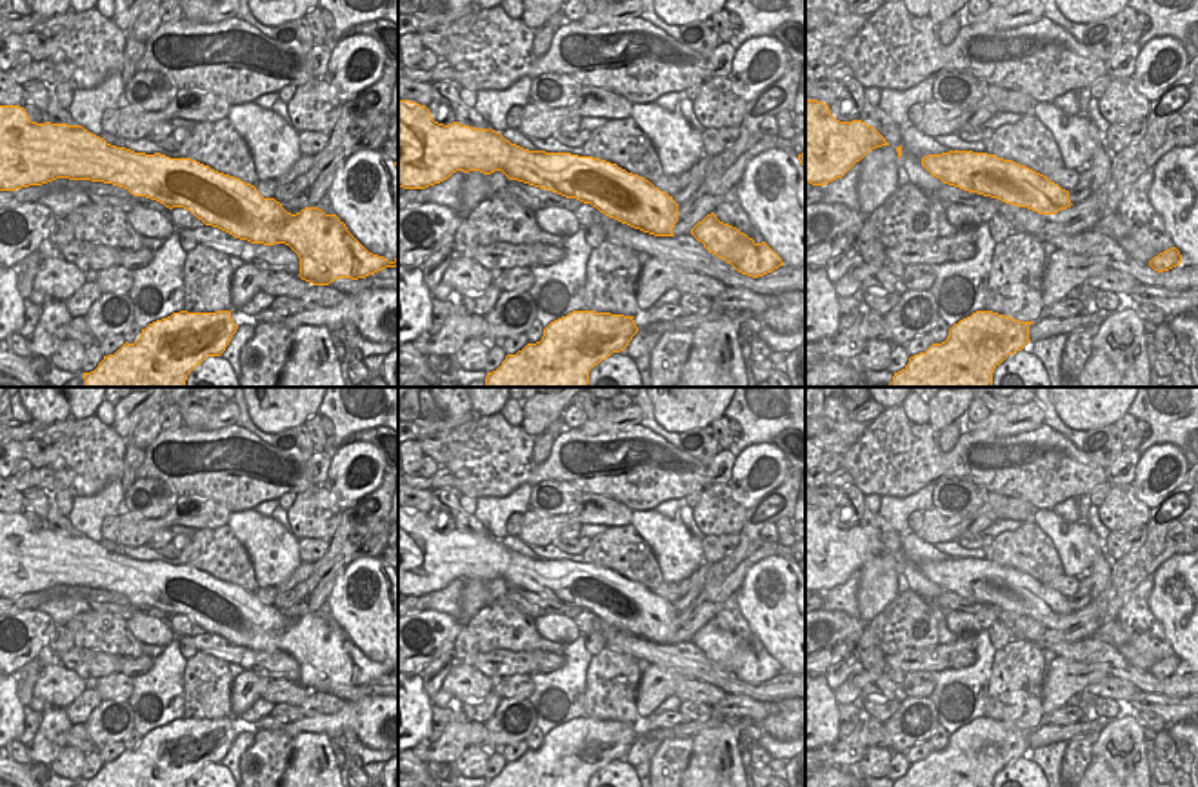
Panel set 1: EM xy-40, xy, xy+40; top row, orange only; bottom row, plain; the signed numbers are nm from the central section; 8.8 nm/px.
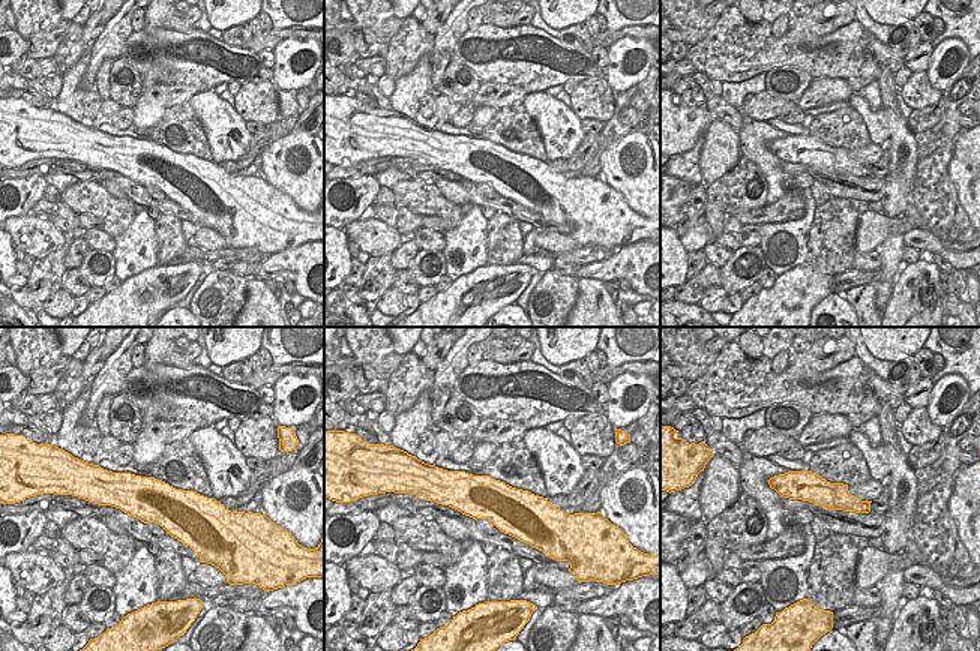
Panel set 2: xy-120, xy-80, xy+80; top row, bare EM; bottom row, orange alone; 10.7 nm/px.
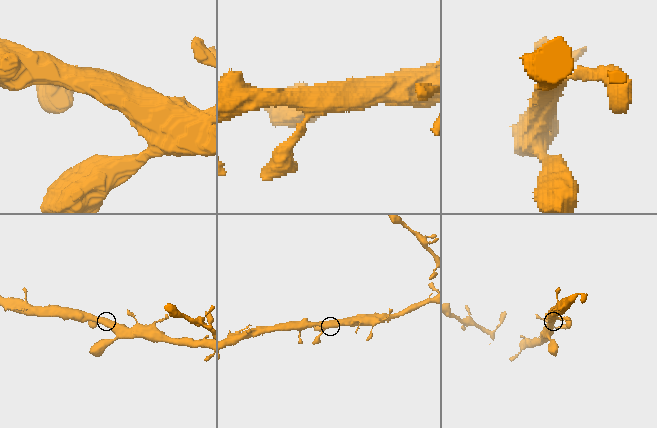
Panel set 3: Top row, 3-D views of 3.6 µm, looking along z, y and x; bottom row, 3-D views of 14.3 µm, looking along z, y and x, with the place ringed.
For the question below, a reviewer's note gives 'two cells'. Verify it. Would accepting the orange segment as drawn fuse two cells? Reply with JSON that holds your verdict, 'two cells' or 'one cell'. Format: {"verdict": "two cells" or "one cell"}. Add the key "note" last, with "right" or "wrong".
{"verdict": "one cell", "note": "wrong"}

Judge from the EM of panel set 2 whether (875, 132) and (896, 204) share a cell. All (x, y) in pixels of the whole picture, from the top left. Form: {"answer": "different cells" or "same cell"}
{"answer": "different cells"}

